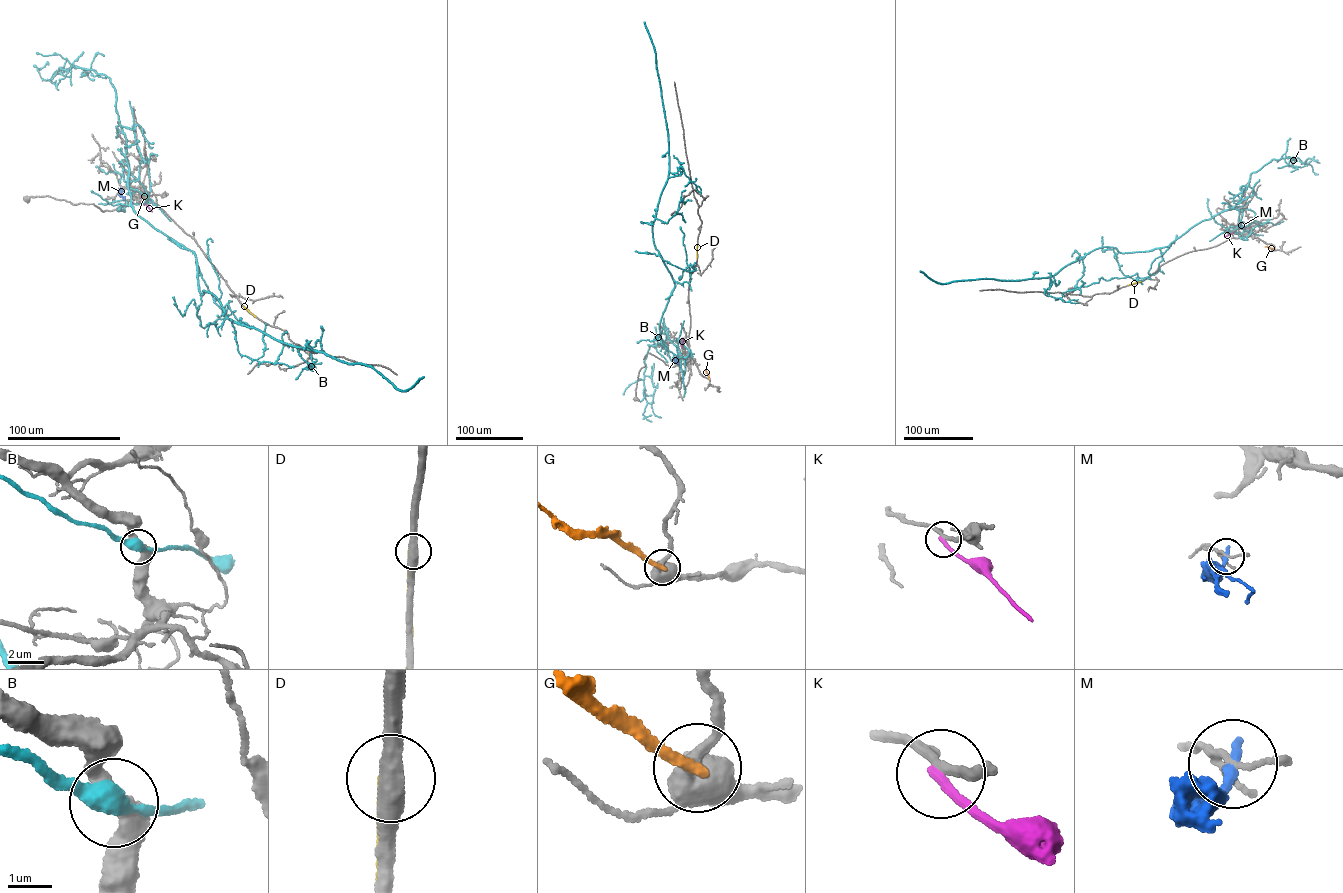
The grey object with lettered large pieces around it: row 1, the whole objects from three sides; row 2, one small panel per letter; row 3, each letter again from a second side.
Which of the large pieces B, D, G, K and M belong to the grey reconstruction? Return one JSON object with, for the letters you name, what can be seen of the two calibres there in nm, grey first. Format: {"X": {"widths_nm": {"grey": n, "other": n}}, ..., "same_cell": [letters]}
{"same_cell": []}

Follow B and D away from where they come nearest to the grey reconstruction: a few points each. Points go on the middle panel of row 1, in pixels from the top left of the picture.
B: (684, 359), (680, 352), (679, 364), (672, 362), (660, 336), (674, 282), (652, 226), (668, 141), (644, 22)
D: (697, 246), (697, 258)

